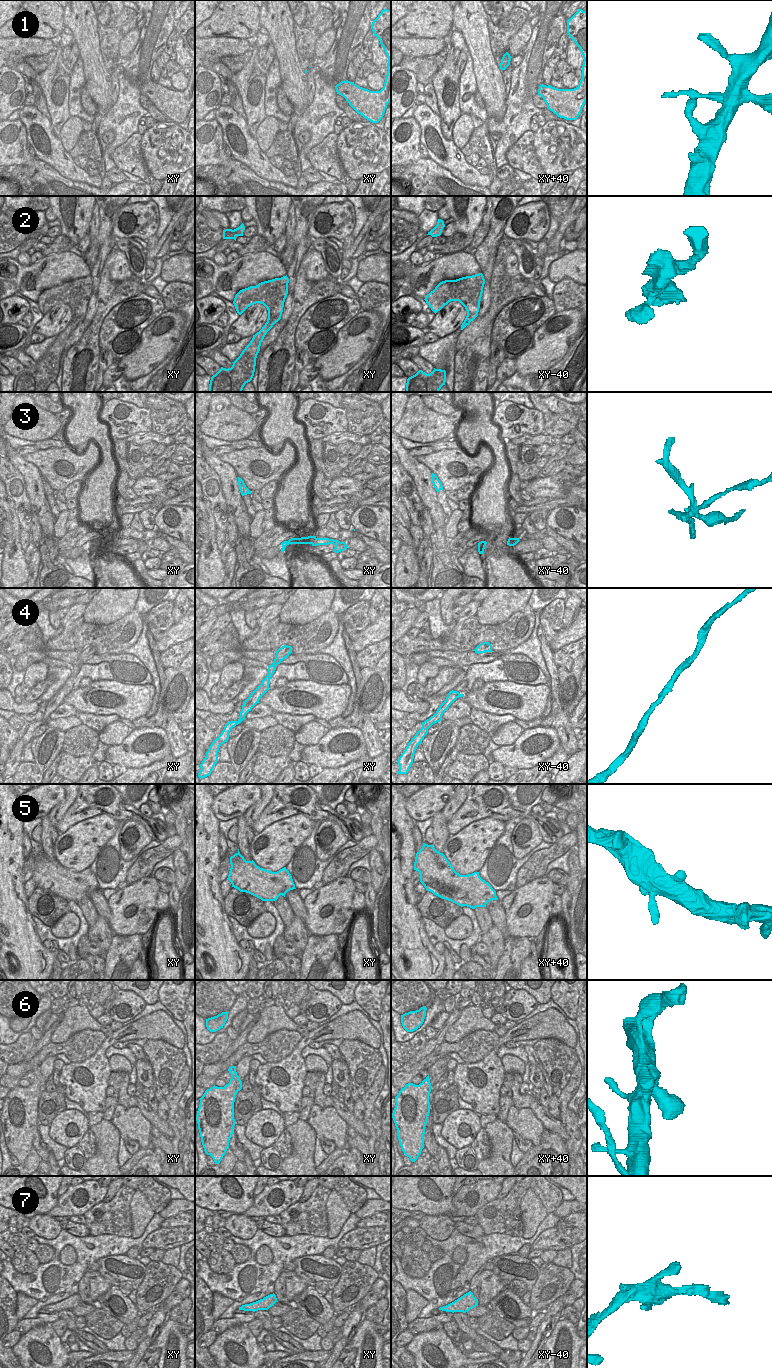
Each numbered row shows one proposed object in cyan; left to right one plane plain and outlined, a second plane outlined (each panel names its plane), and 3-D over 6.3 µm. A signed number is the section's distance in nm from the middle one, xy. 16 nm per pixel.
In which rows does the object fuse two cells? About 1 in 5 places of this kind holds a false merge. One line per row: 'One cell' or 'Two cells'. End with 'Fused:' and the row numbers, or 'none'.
1: One cell
2: One cell
3: Two cells
4: One cell
5: One cell
6: One cell
7: One cell
Fused: 3

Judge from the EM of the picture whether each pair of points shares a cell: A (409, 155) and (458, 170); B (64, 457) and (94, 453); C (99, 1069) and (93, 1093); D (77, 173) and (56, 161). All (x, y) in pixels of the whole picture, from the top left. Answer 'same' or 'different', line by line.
A: different
B: same
C: same
D: same

